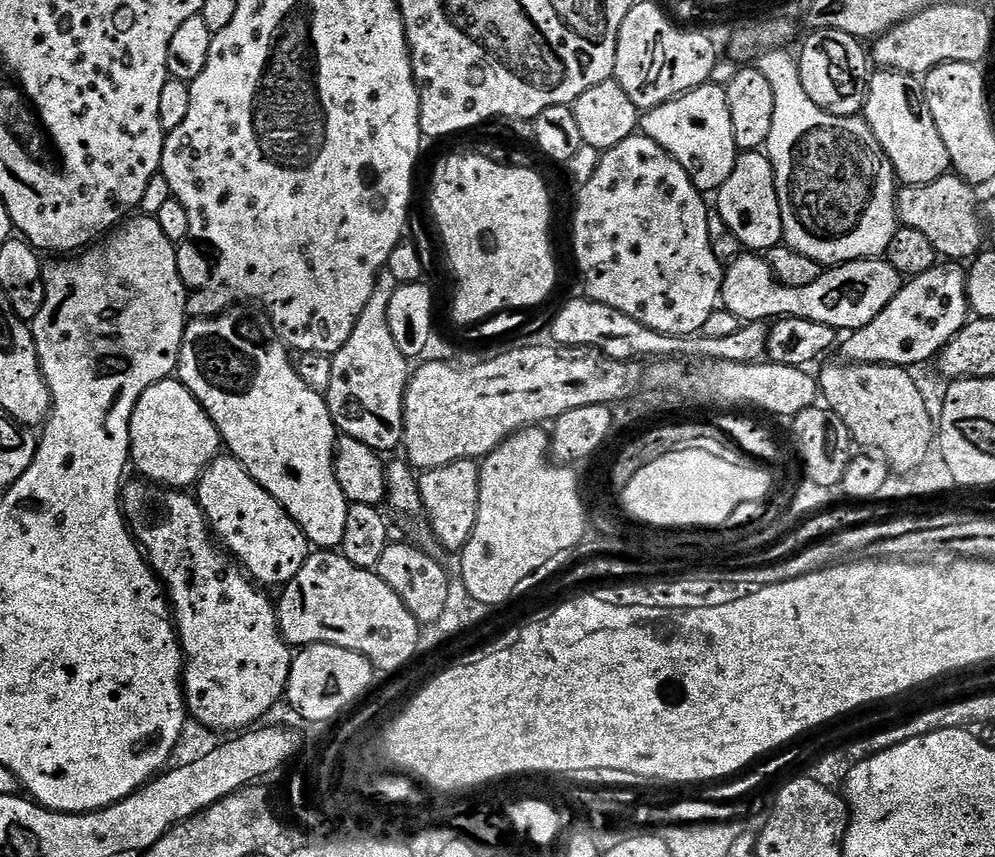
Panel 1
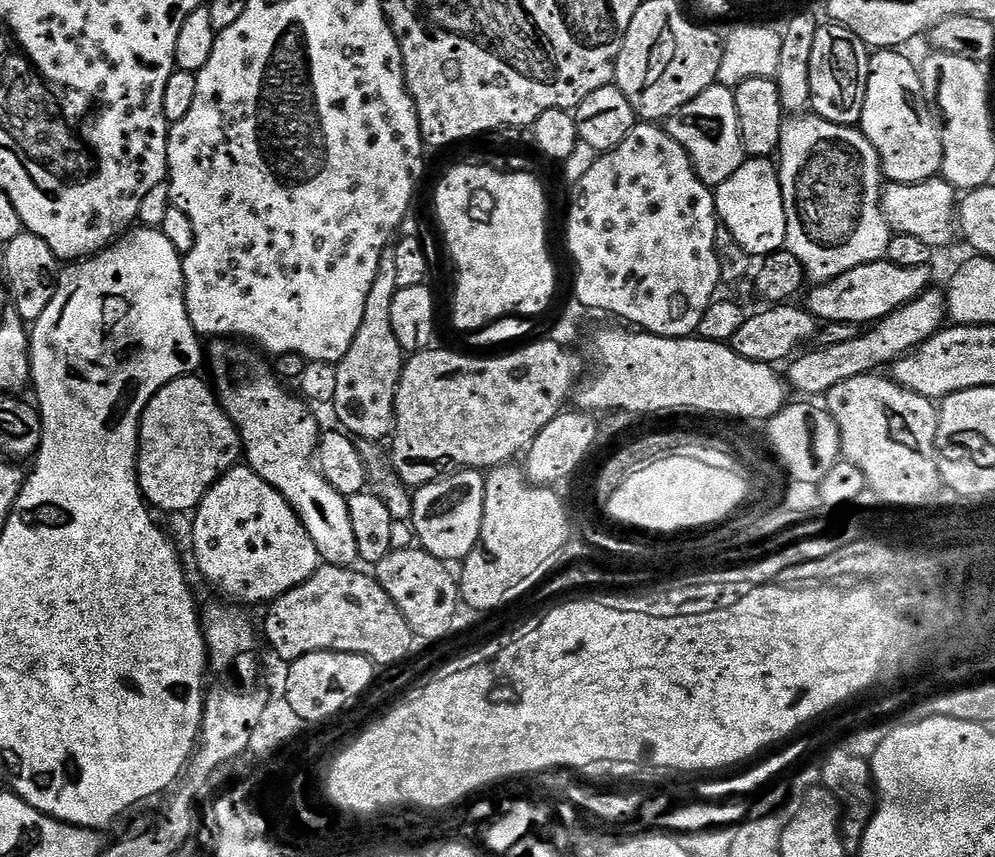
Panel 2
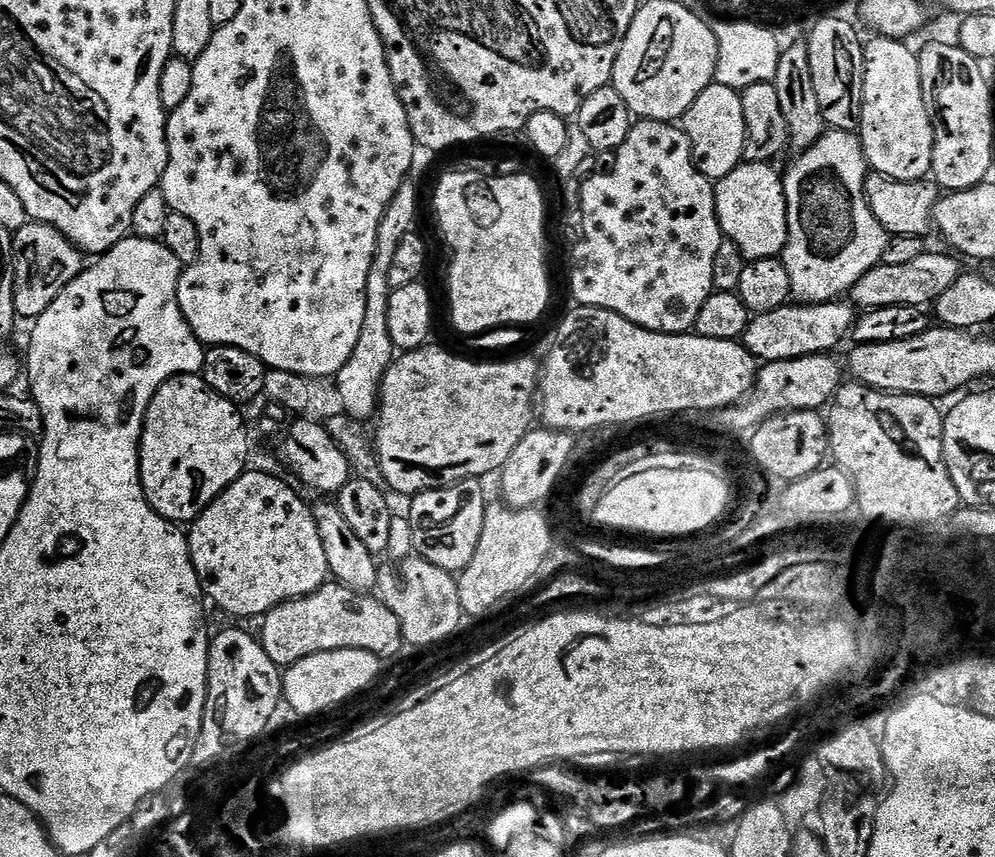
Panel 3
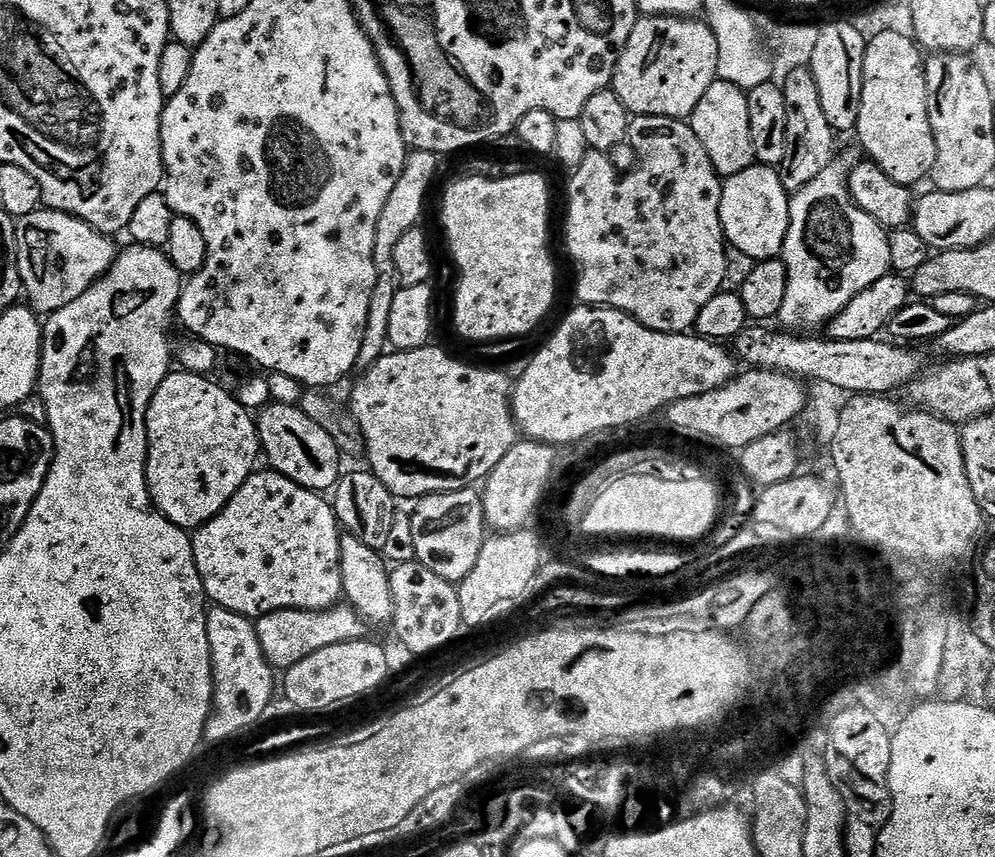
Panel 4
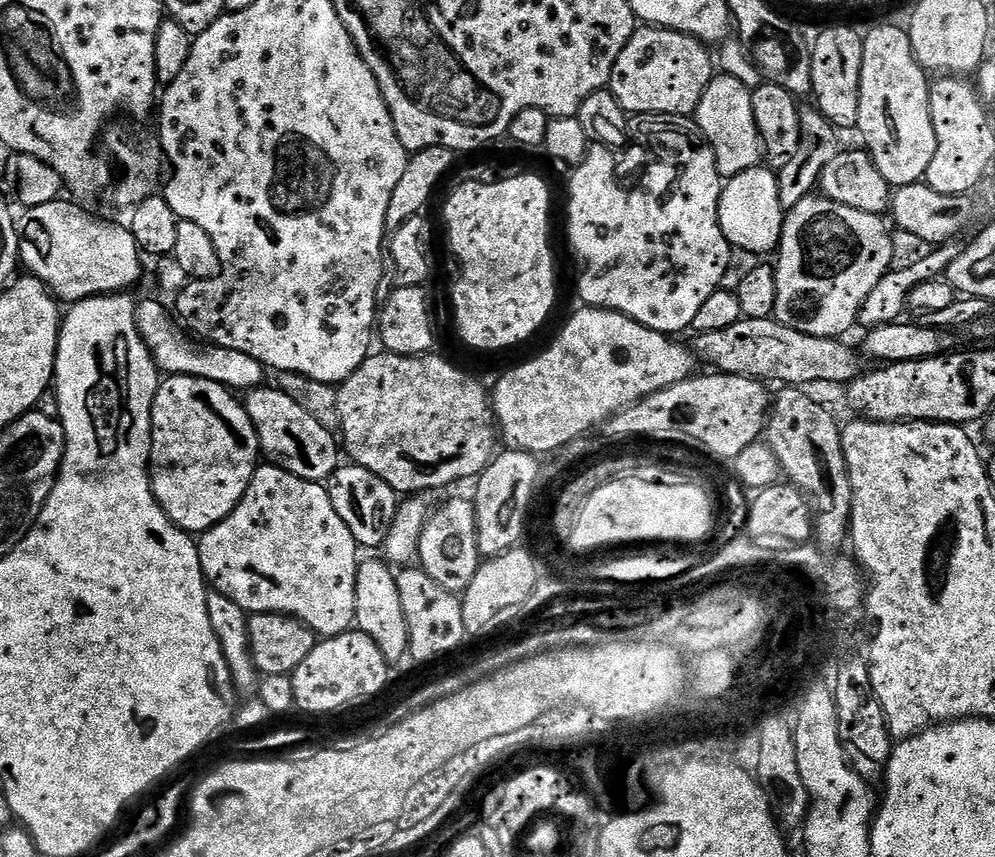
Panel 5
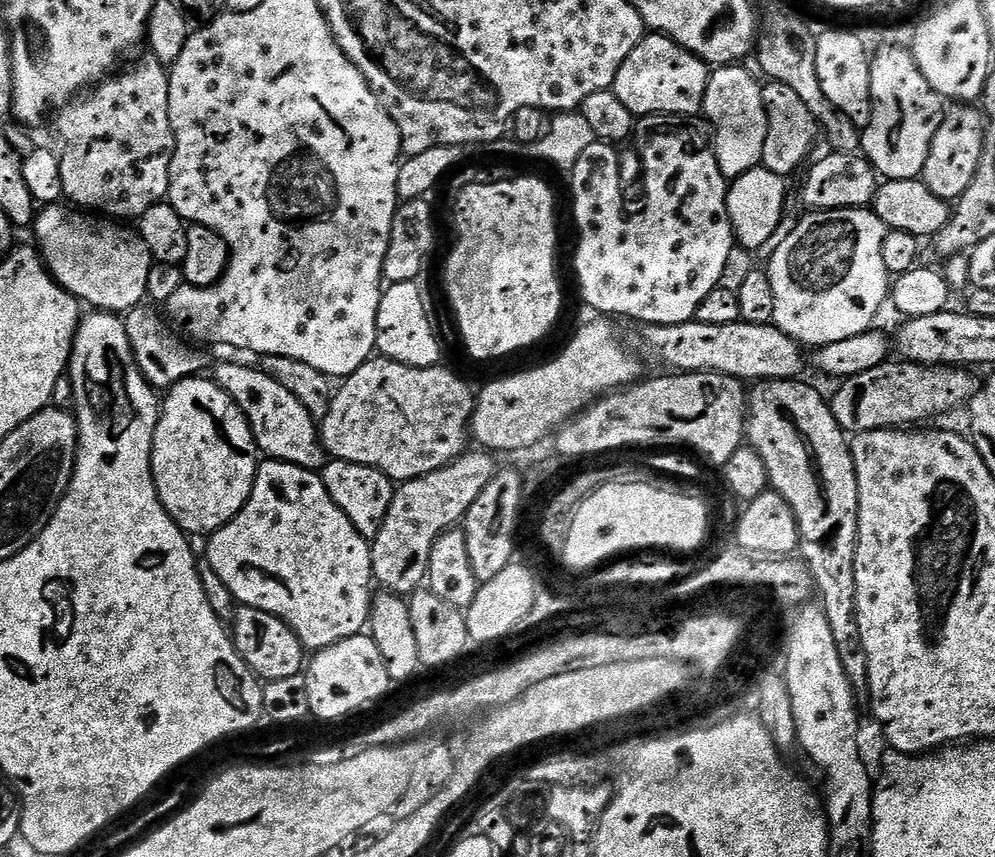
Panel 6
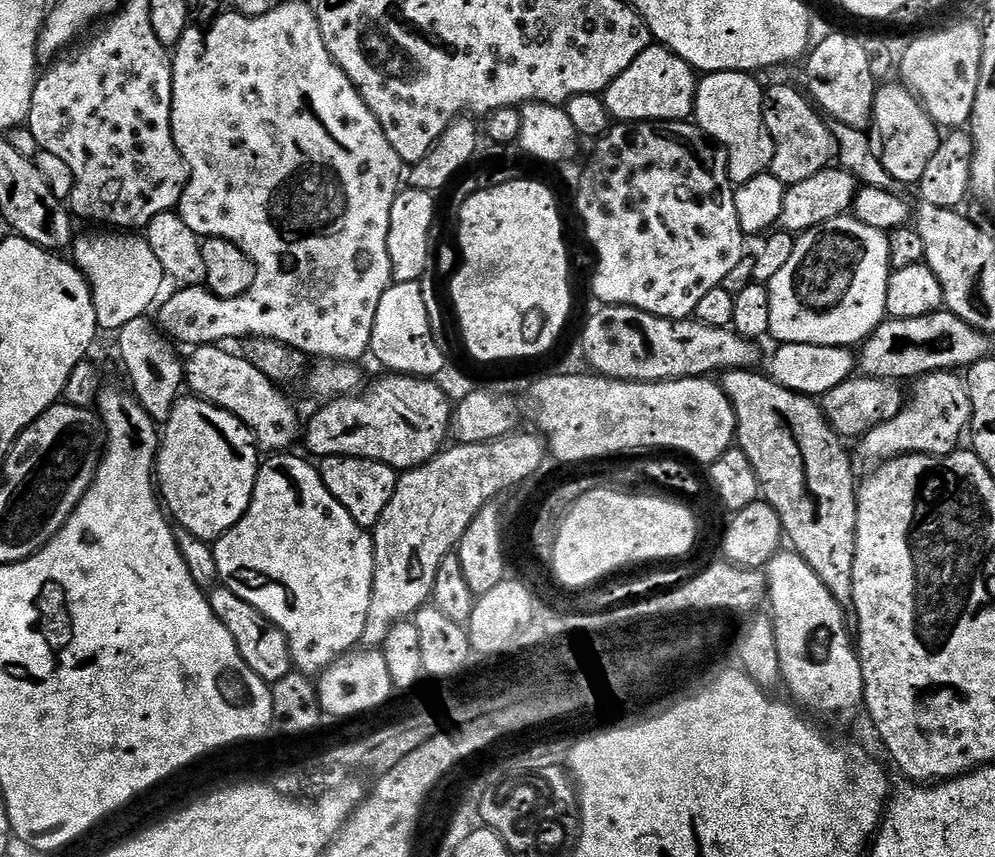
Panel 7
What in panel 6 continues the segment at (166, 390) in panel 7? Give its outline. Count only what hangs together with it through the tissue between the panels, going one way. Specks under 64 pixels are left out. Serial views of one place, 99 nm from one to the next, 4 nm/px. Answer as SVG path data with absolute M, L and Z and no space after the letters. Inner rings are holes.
M143 304L125 313L123 321L136 364L142 370L145 380L157 390L167 390L178 381L203 373L200 371L207 366L208 358L204 353L188 346L188 342L175 332L162 314L161 316L150 304Z

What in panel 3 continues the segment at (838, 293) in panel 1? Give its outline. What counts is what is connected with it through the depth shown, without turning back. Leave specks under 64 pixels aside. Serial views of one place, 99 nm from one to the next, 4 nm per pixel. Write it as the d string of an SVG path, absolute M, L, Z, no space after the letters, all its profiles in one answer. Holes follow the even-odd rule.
M926 250L922 258L914 258L914 262L909 262L907 266L890 266L881 262L853 286L850 293L851 303L860 310L907 304L911 308L935 305L936 300L942 298L942 294L946 294L946 290L950 290L950 286L954 286L954 282L962 274L962 267L960 268L959 264L961 261L955 255L944 252Z

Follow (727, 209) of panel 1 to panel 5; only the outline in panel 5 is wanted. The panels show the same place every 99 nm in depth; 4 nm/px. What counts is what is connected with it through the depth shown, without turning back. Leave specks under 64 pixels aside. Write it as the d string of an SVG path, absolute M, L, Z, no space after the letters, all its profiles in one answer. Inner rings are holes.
M757 166L731 177L720 189L718 218L722 234L726 234L733 248L750 250L759 257L763 257L764 252L775 253L786 219L786 211L778 198L777 173L767 166Z

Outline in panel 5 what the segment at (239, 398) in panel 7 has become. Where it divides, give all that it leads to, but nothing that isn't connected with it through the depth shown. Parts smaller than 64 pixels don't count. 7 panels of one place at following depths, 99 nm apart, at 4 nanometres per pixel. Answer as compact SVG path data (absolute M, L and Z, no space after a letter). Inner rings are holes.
M261 386L252 389L243 397L243 406L250 414L250 422L254 422L254 430L260 439L260 451L263 459L269 464L277 464L282 470L294 474L303 480L327 482L330 474L342 463L342 448L337 437L322 422L317 422L311 414L306 414L294 398L286 398L286 394L275 386Z

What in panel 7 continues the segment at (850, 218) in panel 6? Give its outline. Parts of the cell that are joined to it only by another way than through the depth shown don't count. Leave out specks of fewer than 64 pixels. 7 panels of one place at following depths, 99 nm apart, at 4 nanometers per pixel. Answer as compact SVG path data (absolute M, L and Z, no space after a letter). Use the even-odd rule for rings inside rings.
M855 215L830 218L795 237L796 245L786 264L769 280L770 336L780 344L814 346L859 346L888 316L886 290L890 275L888 237L874 226L866 226Z

